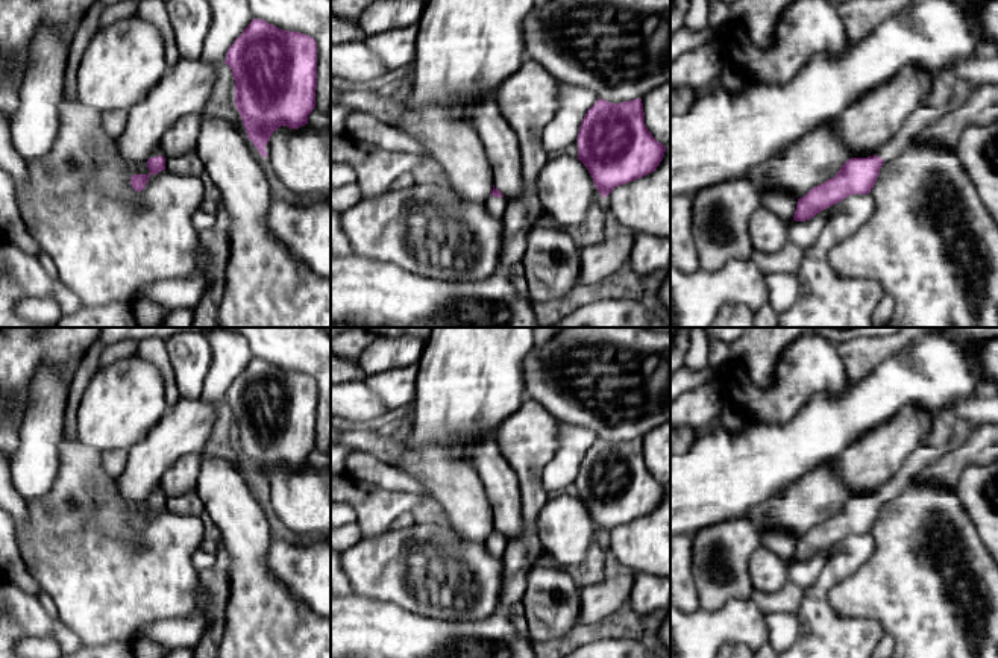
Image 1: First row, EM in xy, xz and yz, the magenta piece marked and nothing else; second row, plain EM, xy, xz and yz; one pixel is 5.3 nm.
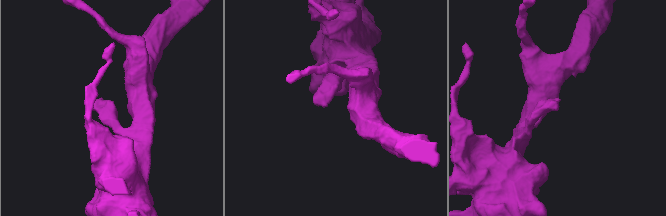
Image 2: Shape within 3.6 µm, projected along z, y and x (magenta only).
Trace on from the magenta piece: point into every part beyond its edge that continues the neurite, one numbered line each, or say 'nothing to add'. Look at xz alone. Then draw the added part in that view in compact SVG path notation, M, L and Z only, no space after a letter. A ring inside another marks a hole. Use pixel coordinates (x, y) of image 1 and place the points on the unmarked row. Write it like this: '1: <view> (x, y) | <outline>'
1: xz (496, 545) | M490 535L487 538L487 546L490 547L490 550L494 553L494 555L502 555L504 550L505 550L505 543L507 543L507 538L505 537L494 537L494 535Z

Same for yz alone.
1: yz (924, 455) | M952 418L952 437L943 446L924 446L921 444L916 450L913 450L901 470L887 481L878 491L877 496L884 502L892 500L899 496L904 487L915 479L927 465L940 459L945 453L963 446L972 432L972 426L963 418Z

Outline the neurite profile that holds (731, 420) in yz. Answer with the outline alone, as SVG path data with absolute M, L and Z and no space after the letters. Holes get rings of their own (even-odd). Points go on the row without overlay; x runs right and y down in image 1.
M727 405L717 420L717 426L730 432L737 432L746 421L748 420L736 408Z

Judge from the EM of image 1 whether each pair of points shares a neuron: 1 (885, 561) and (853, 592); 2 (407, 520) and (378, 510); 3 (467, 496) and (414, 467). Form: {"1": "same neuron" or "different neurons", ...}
{"1": "same neuron", "2": "different neurons", "3": "same neuron"}

